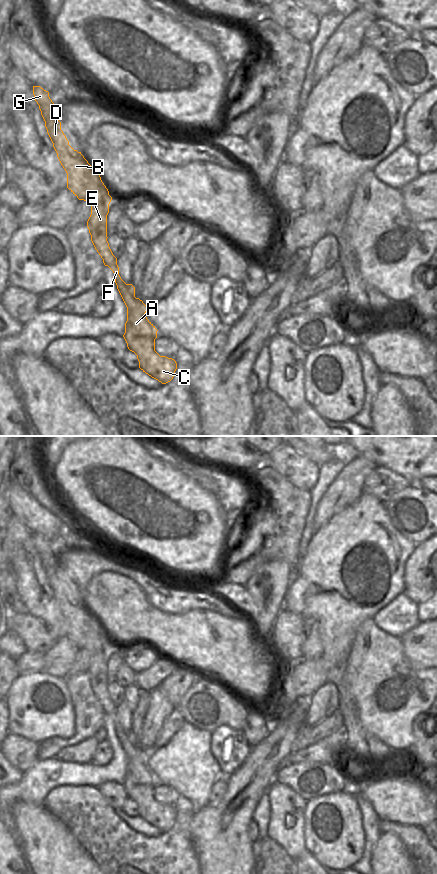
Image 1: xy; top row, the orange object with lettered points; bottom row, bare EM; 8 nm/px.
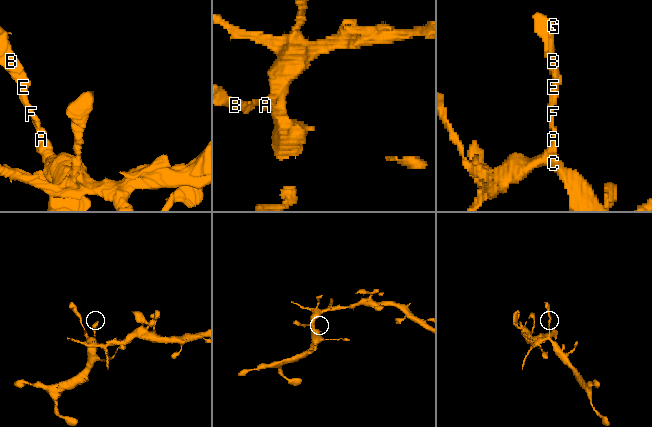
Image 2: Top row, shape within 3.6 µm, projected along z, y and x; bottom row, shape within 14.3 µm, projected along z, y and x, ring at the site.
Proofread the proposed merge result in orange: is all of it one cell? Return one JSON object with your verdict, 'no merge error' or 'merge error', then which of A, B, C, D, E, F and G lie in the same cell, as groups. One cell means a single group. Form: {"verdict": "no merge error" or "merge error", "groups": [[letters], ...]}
{"verdict": "no merge error", "groups": [["A", "B", "C", "D", "E", "F", "G"]]}

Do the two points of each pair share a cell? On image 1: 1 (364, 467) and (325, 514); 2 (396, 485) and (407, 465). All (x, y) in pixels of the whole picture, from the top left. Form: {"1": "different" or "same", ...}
{"1": "same", "2": "different"}

